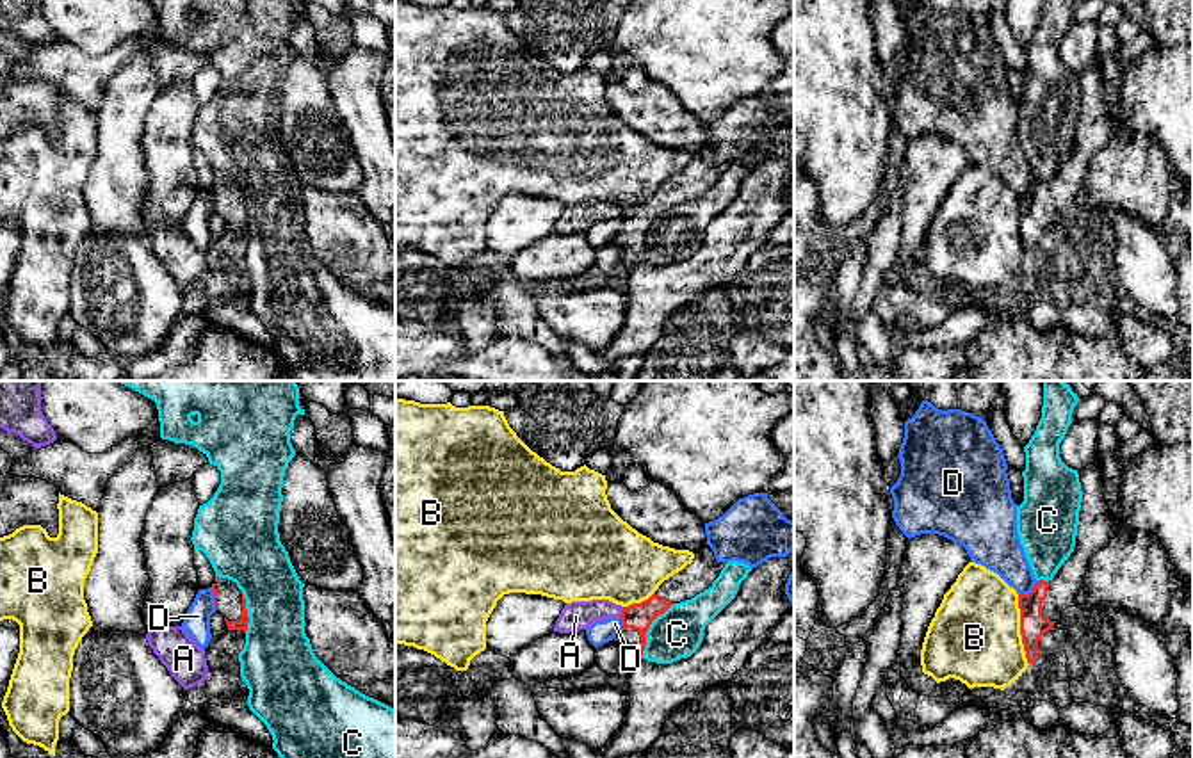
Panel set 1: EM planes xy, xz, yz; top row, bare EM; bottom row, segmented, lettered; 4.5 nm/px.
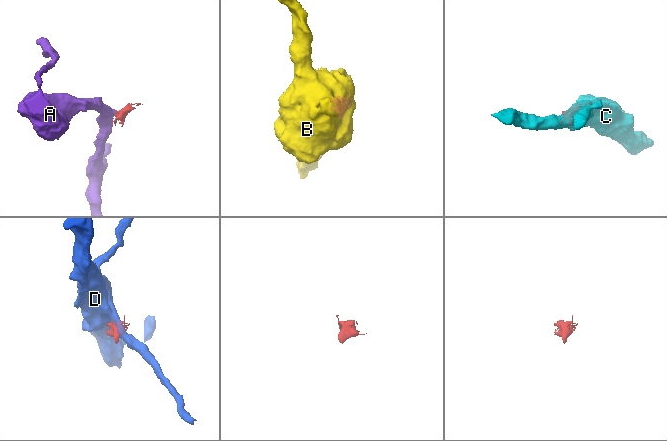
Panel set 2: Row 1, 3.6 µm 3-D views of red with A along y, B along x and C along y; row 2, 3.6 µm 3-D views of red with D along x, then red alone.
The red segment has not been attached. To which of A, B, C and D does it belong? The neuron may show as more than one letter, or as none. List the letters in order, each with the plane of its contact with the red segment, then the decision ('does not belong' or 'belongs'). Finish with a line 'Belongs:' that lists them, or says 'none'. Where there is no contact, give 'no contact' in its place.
A: xz | does not belong
B: yz | does not belong
C: xz | does not belong
D: yz | does not belong
Belongs: none

